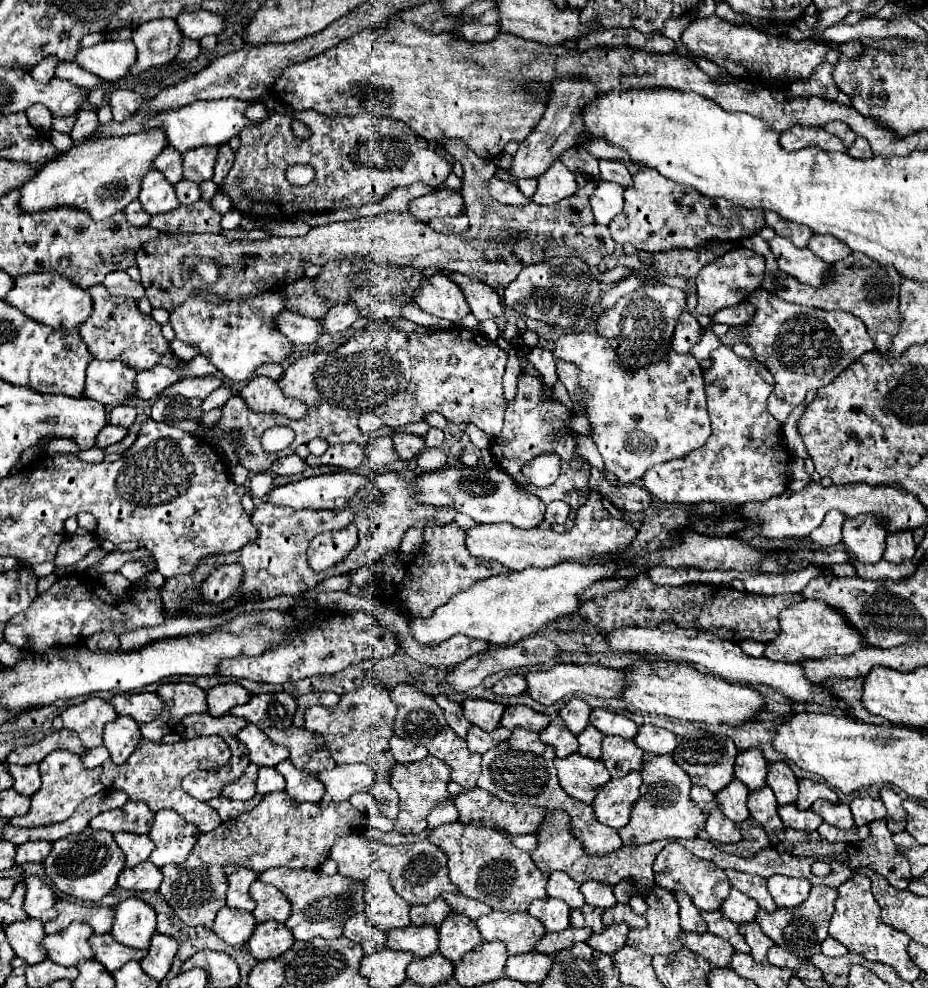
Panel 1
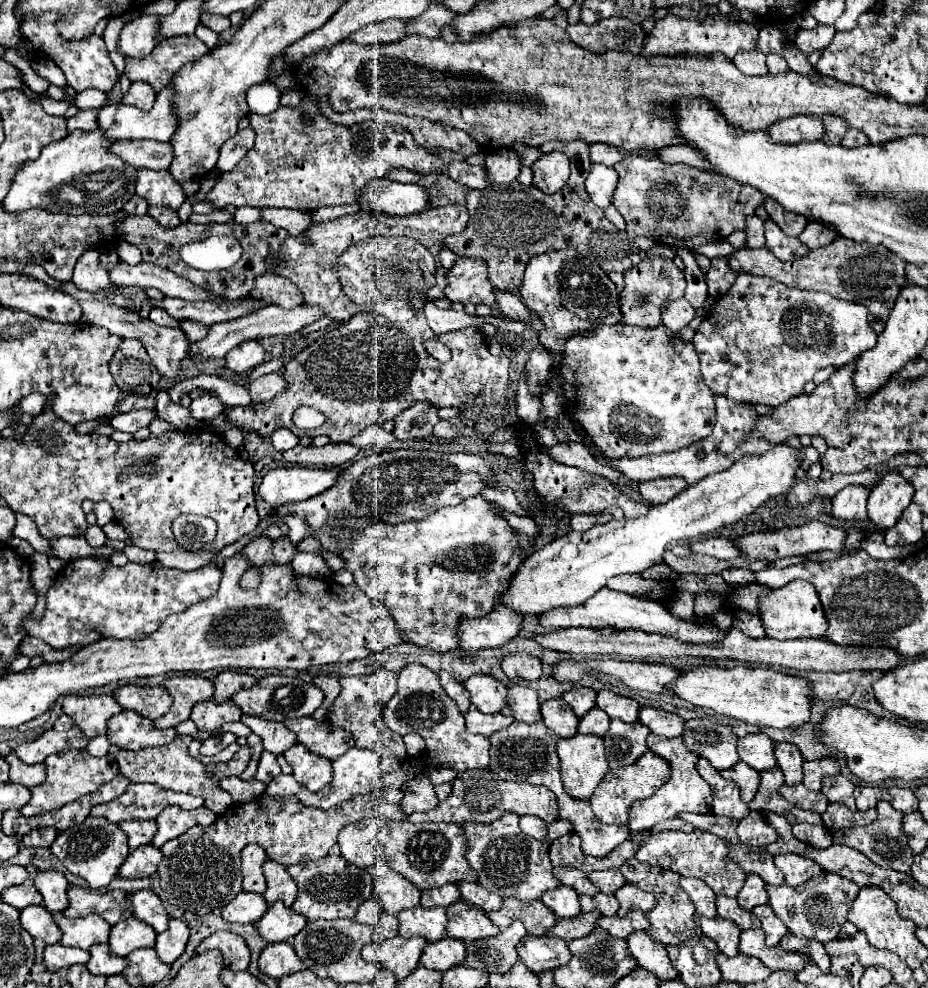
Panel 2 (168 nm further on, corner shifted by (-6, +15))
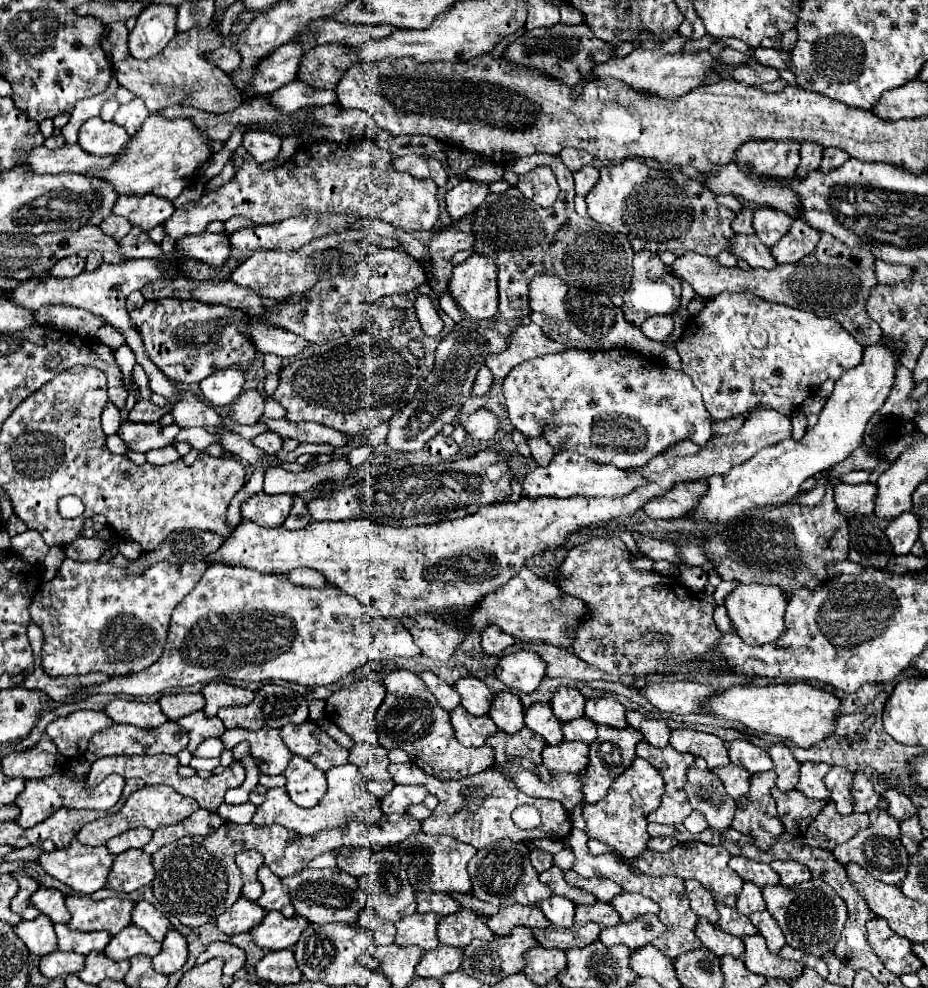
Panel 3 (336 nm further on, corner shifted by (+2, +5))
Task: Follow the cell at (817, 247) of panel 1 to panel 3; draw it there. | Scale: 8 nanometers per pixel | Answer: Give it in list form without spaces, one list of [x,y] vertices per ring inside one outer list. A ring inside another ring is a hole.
[[[794,220],[788,234],[780,242],[776,242],[776,246],[772,246],[770,250],[778,264],[798,262],[800,258],[808,256],[816,248],[818,240],[820,236],[816,230],[812,230],[812,226],[806,226],[806,222]]]

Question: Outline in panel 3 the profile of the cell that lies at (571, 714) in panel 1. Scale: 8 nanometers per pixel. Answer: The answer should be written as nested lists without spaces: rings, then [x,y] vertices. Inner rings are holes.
[[[560,686],[552,698],[552,710],[560,722],[570,722],[584,716],[584,702],[586,698],[580,694],[578,688]]]

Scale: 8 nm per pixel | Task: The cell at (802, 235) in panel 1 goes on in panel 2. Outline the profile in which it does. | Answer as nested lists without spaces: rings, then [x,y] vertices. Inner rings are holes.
[[[766,198],[764,202],[764,208],[768,210],[770,218],[776,220],[776,224],[788,234],[788,236],[800,236],[800,232],[806,228],[808,224],[808,218],[806,216],[800,216],[796,212],[788,212],[782,204],[776,204],[776,200],[772,198]]]

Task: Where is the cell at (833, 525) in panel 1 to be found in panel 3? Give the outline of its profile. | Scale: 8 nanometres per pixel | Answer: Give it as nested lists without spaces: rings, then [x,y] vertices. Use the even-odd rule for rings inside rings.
[[[838,484],[834,486],[834,500],[838,510],[852,518],[852,516],[868,516],[874,512],[874,498],[876,498],[876,484]]]

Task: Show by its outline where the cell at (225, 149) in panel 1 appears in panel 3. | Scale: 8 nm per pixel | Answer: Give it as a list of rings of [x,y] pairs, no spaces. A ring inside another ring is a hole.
[[[256,130],[256,132],[248,132],[244,136],[242,146],[254,160],[258,160],[258,164],[264,164],[264,162],[276,160],[276,156],[282,150],[282,138],[272,132]]]

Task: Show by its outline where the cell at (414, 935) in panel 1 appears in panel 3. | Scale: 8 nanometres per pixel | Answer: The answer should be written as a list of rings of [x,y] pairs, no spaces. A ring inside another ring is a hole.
[[[414,912],[412,916],[402,918],[396,922],[396,944],[398,946],[420,946],[424,952],[436,950],[440,946],[436,936],[438,916],[436,914],[420,914]]]

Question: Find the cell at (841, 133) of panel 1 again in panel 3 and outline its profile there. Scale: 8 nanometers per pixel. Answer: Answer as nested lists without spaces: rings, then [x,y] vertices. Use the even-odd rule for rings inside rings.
[[[804,142],[800,146],[800,164],[796,170],[796,178],[806,178],[806,174],[810,170],[816,170],[820,166],[820,158],[822,158],[822,150],[818,144],[812,142]]]

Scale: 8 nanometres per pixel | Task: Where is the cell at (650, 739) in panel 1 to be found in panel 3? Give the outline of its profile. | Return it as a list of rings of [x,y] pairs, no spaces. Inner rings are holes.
[[[628,712],[626,716],[628,724],[634,726],[636,730],[640,730],[644,734],[644,738],[654,746],[654,748],[664,748],[670,742],[670,728],[666,726],[664,720],[654,720],[654,718],[646,718],[640,712]]]

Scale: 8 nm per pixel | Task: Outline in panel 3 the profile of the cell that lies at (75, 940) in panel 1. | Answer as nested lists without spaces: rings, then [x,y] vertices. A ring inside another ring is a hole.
[[[54,924],[58,934],[58,950],[62,952],[78,952],[78,954],[90,954],[92,950],[102,952],[104,946],[110,942],[110,934],[100,932],[74,932],[68,924]]]

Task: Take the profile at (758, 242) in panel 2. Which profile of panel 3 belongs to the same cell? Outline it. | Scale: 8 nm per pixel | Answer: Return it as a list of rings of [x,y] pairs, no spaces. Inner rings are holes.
[[[744,206],[744,208],[736,214],[736,218],[734,218],[734,222],[732,222],[732,230],[734,230],[734,232],[744,232],[744,234],[754,234],[752,214],[754,214],[754,210],[748,208],[748,206]]]

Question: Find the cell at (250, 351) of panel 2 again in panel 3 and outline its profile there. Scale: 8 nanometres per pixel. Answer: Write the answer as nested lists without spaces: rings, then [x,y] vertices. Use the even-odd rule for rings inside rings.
[[[226,368],[226,370],[216,370],[216,374],[210,374],[200,382],[200,390],[206,398],[206,402],[214,406],[228,406],[232,404],[238,394],[242,392],[244,386],[244,376],[236,368]]]

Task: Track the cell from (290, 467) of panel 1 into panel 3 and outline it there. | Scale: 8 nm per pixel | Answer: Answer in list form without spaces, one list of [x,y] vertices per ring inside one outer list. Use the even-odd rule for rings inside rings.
[[[264,432],[264,434],[256,436],[256,438],[252,438],[250,442],[256,448],[260,448],[262,452],[266,452],[266,454],[276,454],[282,448],[282,438],[278,434],[274,434],[274,432]]]

